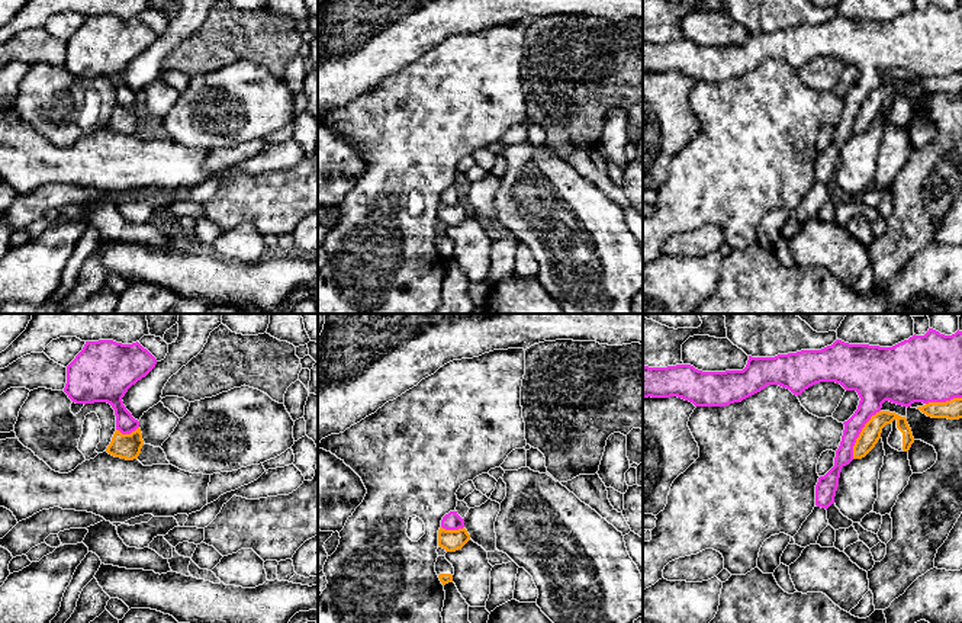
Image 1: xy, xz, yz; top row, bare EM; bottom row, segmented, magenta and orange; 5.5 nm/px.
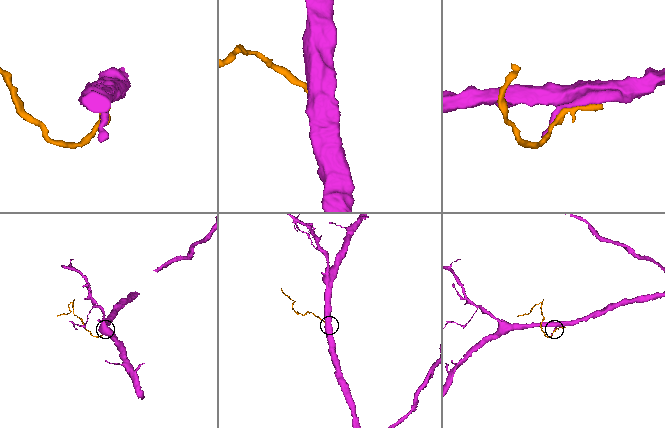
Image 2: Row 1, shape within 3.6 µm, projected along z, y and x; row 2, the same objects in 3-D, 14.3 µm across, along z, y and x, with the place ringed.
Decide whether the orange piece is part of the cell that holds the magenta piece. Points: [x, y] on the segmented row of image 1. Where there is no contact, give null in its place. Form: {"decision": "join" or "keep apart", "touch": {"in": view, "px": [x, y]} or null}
{"decision": "keep apart", "touch": {"in": "yz", "px": [859, 433]}}

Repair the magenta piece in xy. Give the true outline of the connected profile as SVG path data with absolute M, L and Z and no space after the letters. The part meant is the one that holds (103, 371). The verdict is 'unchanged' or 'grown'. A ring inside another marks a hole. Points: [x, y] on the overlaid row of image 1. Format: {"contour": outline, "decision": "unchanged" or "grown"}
{"contour": "M86 341L83 350L67 366L64 392L75 404L110 404L116 415L116 430L131 434L139 427L139 421L126 410L122 398L155 365L157 359L138 341Z", "decision": "unchanged"}

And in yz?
{"contour": "M929 328L924 335L913 335L892 347L869 344L849 344L836 340L821 350L801 350L775 357L752 357L743 370L702 372L691 365L667 367L643 366L643 398L678 396L695 407L725 407L760 392L768 385L779 385L794 395L801 395L820 382L840 383L846 391L856 391L860 401L855 414L844 421L844 430L834 466L818 478L815 485L815 505L829 508L834 504L842 468L853 460L853 446L865 424L889 401L911 407L914 402L946 402L962 398L962 331L952 335Z", "decision": "unchanged"}

